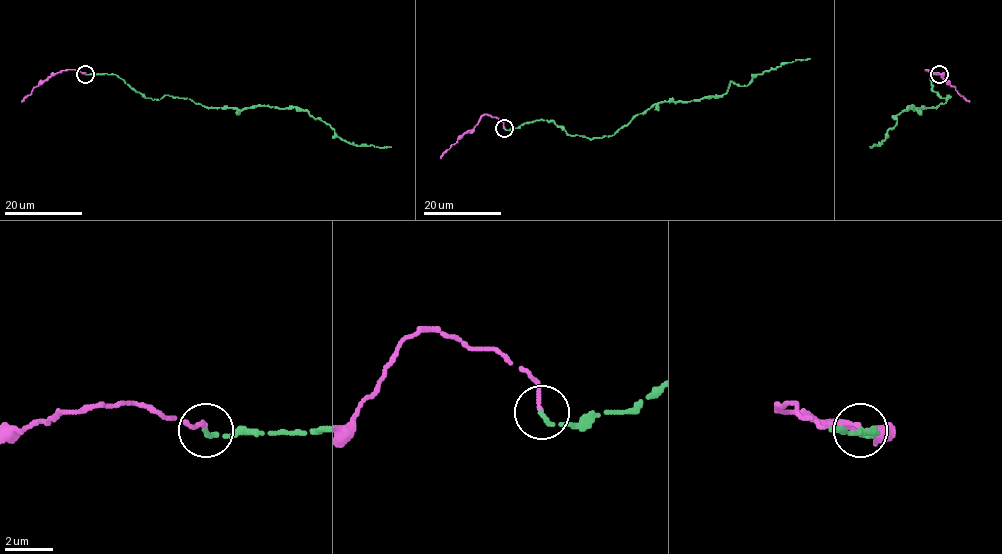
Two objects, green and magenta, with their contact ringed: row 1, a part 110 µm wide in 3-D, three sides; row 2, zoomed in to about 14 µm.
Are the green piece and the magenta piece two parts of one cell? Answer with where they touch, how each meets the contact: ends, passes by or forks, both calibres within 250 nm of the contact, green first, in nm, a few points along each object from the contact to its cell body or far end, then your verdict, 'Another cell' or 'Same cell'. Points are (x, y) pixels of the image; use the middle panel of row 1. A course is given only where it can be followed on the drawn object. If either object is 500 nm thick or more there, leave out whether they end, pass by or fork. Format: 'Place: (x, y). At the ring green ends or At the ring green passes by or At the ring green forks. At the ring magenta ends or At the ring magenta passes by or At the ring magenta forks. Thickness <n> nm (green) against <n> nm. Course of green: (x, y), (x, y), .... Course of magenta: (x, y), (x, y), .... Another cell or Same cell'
Place: (504, 128). At the ring green ends. At the ring magenta ends. Thickness 200 nm (green) against 200 nm. Course of green: (504, 128), (541, 119), (572, 136), (612, 136), (654, 104), (720, 97), (732, 81), (746, 86), (810, 58). Course of magenta: (504, 127), (497, 118), (485, 114), (441, 158). Same cell

